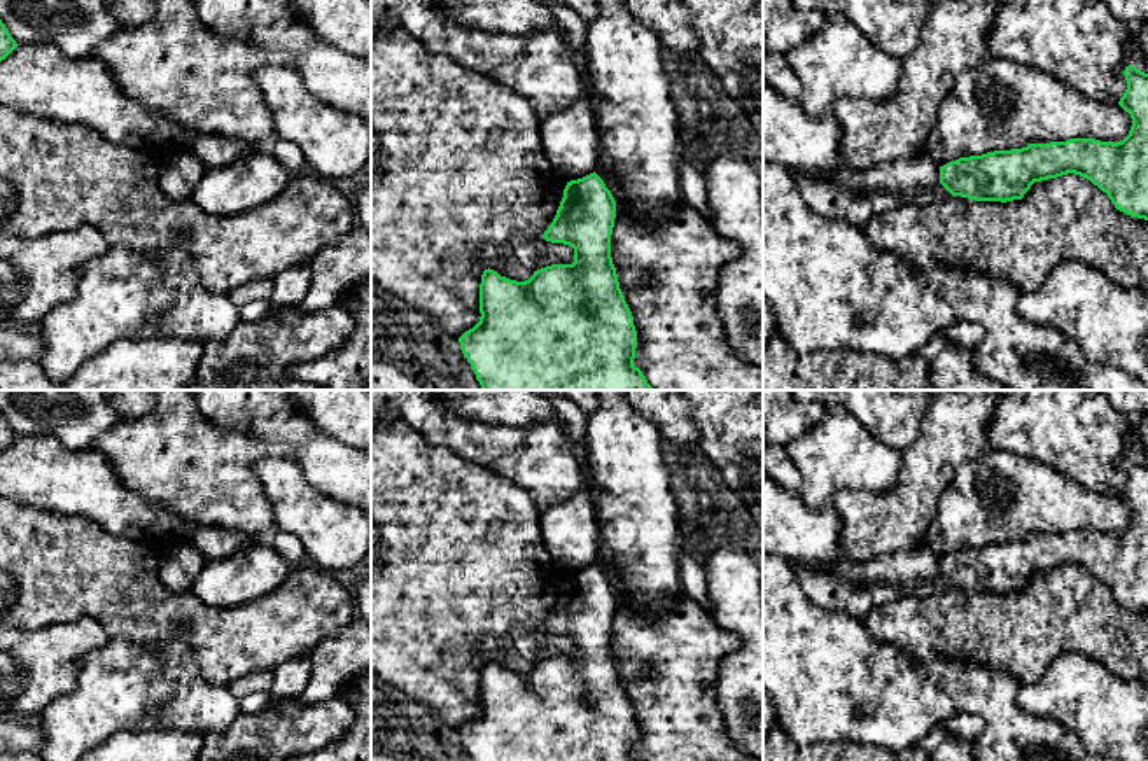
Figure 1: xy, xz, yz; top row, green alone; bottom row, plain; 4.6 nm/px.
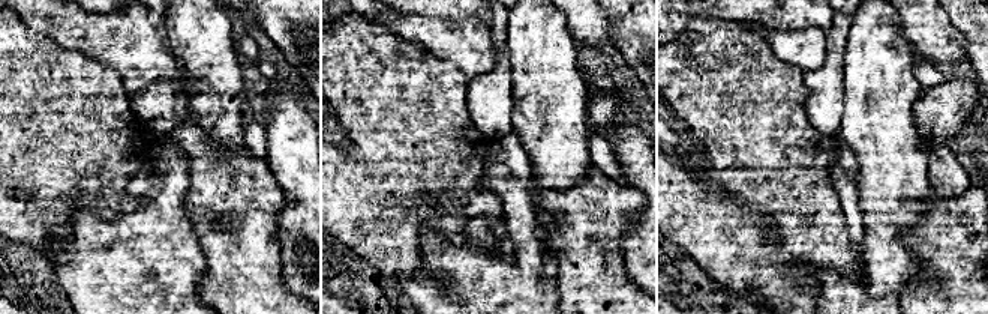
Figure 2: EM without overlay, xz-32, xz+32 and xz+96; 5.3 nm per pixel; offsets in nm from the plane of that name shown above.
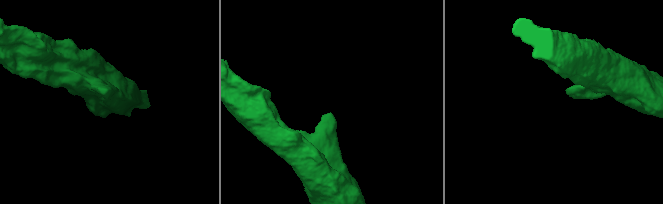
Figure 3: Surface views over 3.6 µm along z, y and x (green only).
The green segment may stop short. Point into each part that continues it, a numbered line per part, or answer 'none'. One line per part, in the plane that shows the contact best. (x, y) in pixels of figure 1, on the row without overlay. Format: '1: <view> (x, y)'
none

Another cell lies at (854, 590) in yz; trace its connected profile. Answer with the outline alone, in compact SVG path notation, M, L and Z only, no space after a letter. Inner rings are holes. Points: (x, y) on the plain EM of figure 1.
M924 544L900 553L882 555L866 562L842 563L838 572L814 570L802 565L789 565L805 595L822 609L864 619L868 612L896 600L901 584L912 584L919 577L940 574L940 558Z

